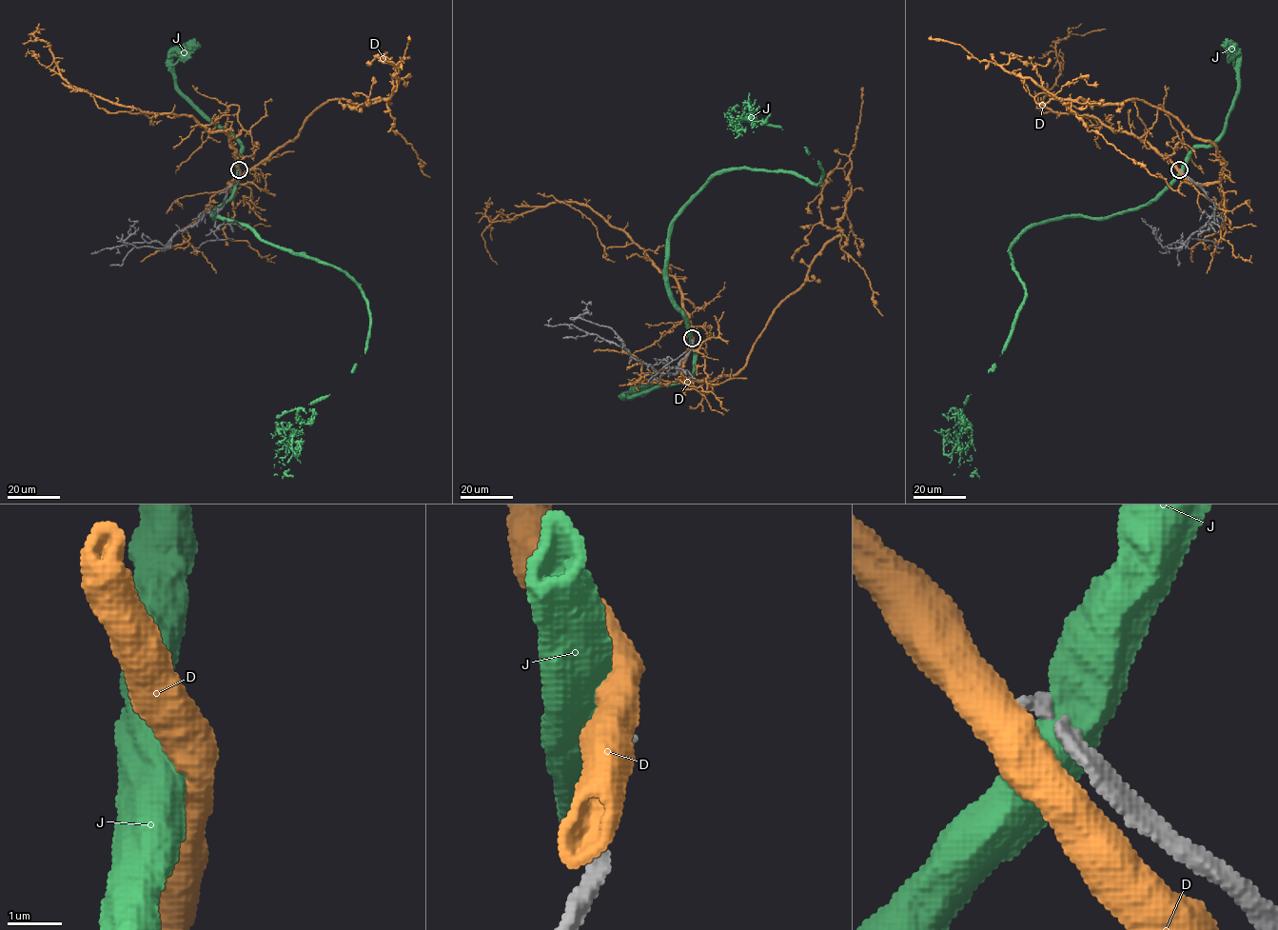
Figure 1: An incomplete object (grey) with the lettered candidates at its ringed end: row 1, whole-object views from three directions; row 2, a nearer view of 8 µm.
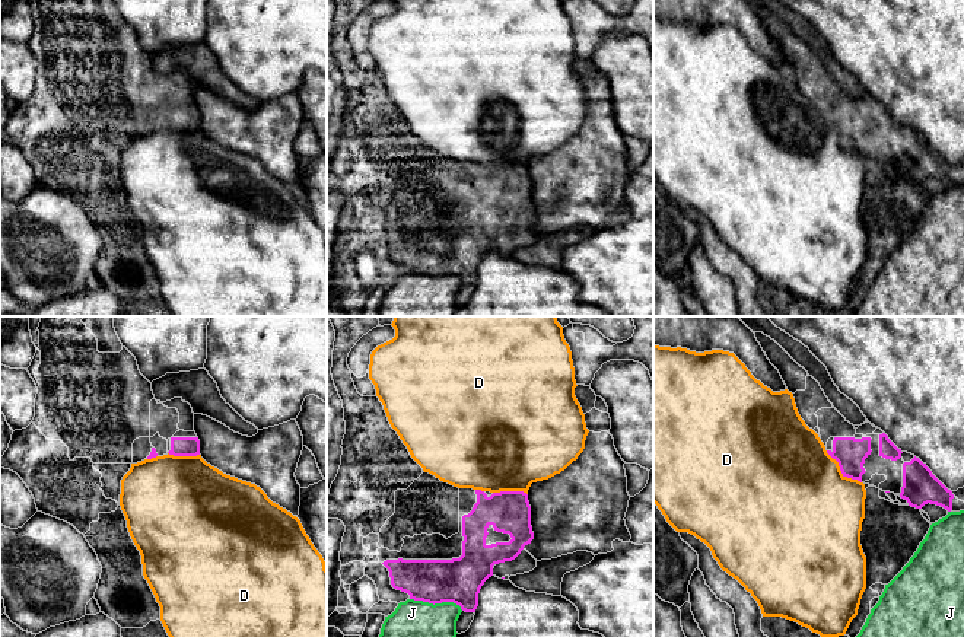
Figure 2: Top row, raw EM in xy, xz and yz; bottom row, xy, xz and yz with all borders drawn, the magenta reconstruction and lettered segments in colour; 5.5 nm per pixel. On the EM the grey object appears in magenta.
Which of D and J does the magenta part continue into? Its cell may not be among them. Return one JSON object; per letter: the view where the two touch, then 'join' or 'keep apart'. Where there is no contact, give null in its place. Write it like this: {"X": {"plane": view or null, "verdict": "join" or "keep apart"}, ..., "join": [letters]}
{"D": {"plane": "yz", "verdict": "keep apart"}, "J": {"plane": "xz", "verdict": "keep apart"}, "join": []}

